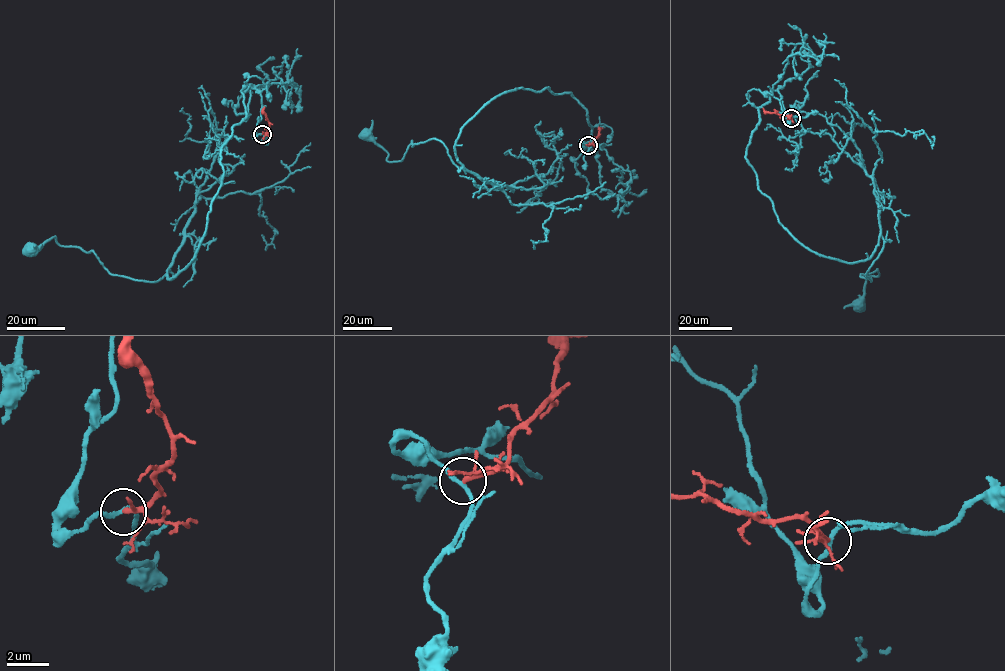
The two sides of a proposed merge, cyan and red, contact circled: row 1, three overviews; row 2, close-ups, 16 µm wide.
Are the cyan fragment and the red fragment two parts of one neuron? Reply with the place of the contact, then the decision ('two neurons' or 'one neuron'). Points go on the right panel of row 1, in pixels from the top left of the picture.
place (791, 118); two neurons

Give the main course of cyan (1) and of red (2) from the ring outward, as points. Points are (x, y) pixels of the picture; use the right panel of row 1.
1: (791, 118), (771, 91), (745, 157), (807, 248), (859, 262), (881, 236), (858, 303)
2: (791, 118), (767, 113), (762, 108)

